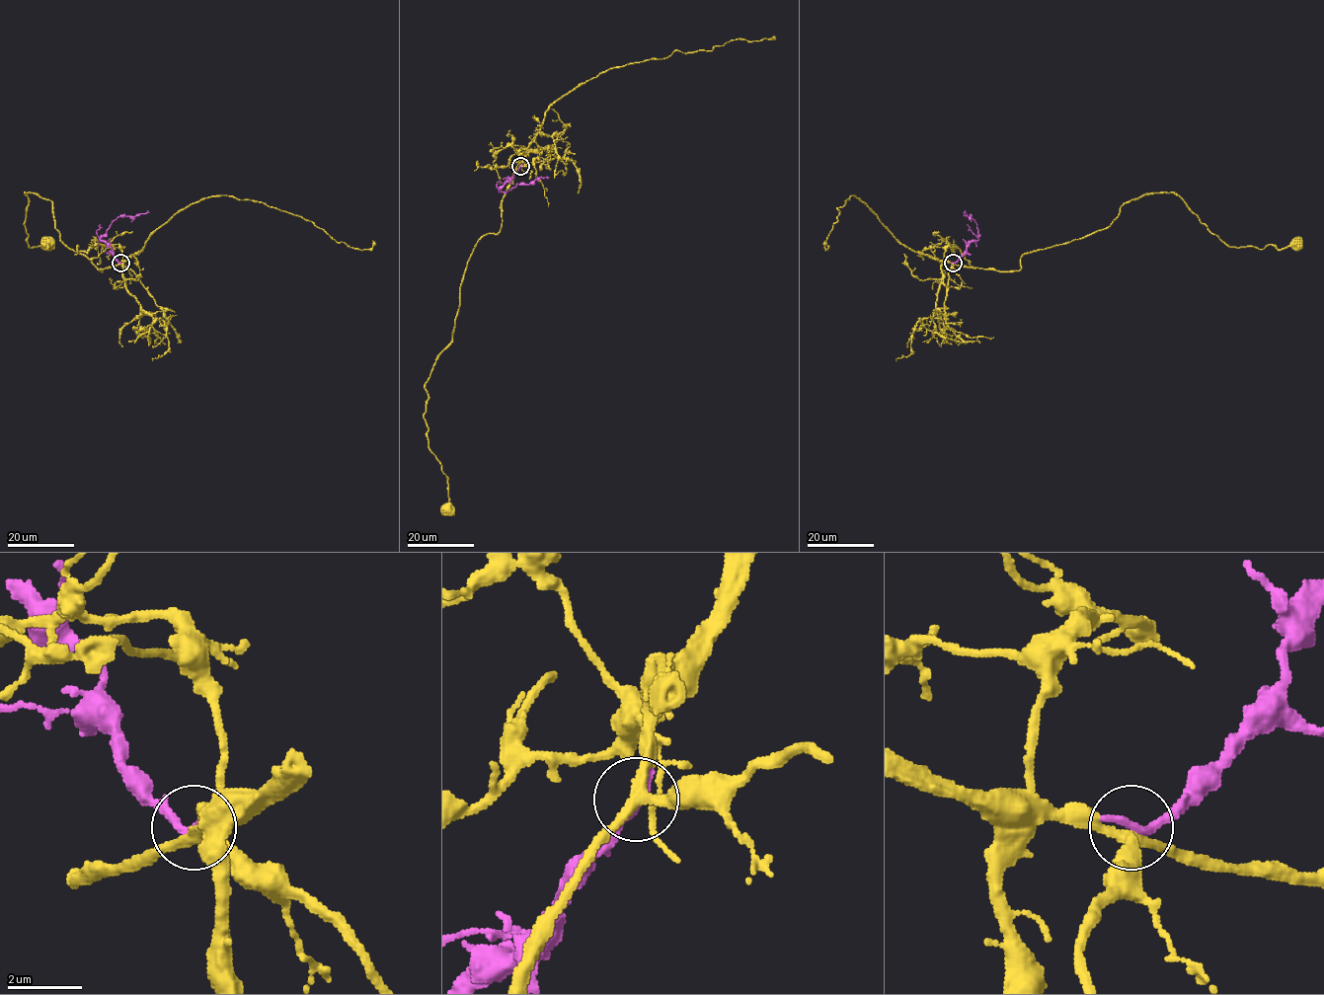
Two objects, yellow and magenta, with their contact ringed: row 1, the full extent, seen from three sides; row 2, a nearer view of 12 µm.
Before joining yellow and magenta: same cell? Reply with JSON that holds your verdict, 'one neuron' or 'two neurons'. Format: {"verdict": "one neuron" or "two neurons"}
{"verdict": "one neuron"}

